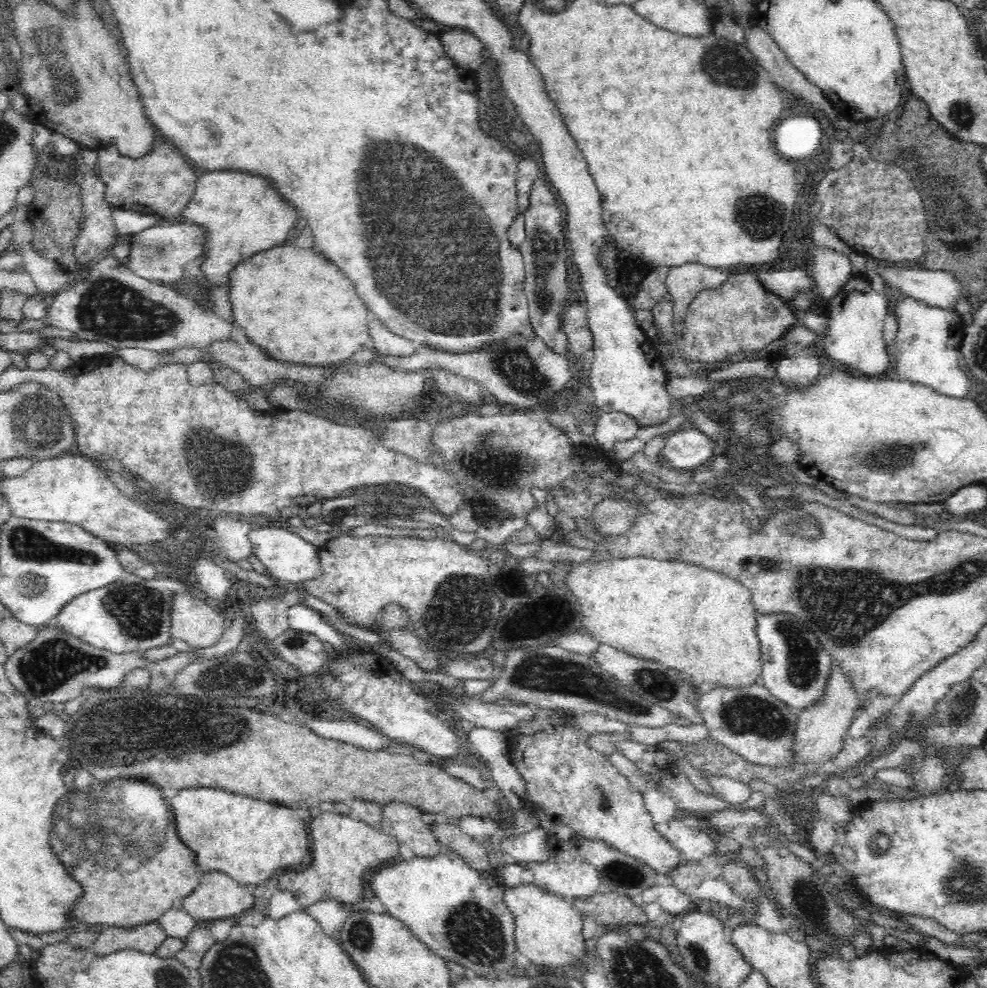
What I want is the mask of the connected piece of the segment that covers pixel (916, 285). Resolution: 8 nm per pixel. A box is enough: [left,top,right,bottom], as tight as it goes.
[878,260,961,311]

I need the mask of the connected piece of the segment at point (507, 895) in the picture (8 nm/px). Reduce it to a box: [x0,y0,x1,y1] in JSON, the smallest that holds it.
[503,883,590,972]

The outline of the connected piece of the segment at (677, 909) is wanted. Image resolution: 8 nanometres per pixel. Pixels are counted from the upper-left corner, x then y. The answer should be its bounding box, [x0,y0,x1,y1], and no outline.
[635,885,697,916]

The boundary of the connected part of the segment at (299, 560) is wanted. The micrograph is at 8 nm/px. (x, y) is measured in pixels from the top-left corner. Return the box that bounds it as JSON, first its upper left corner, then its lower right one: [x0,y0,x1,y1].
[248,523,322,582]

